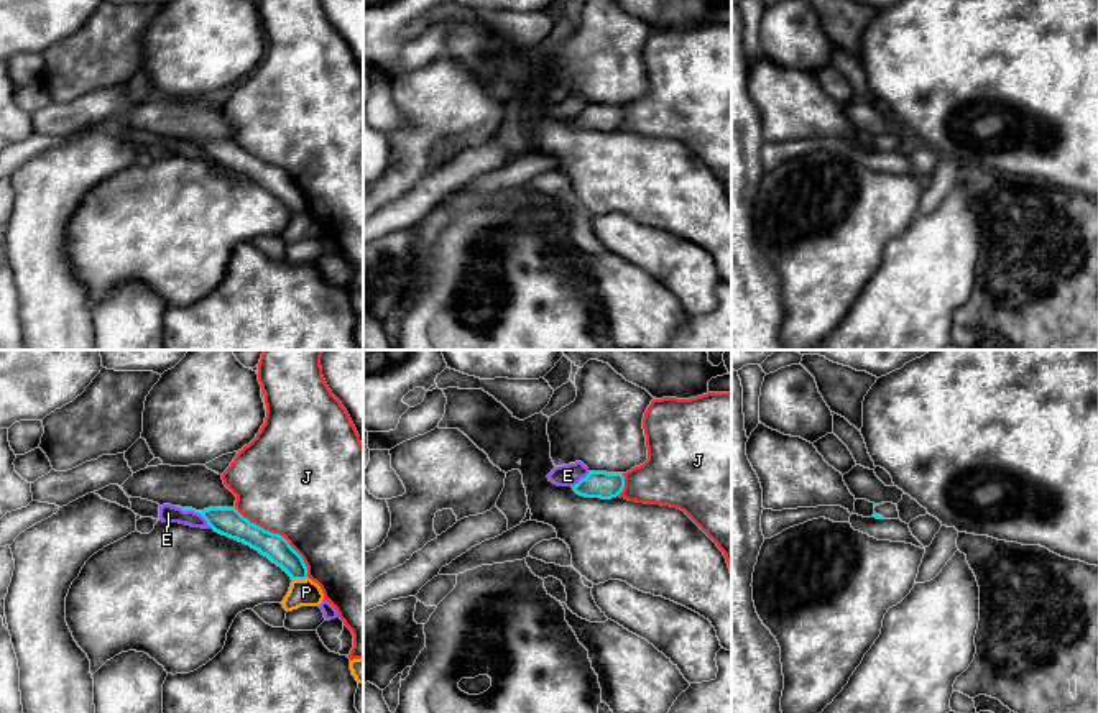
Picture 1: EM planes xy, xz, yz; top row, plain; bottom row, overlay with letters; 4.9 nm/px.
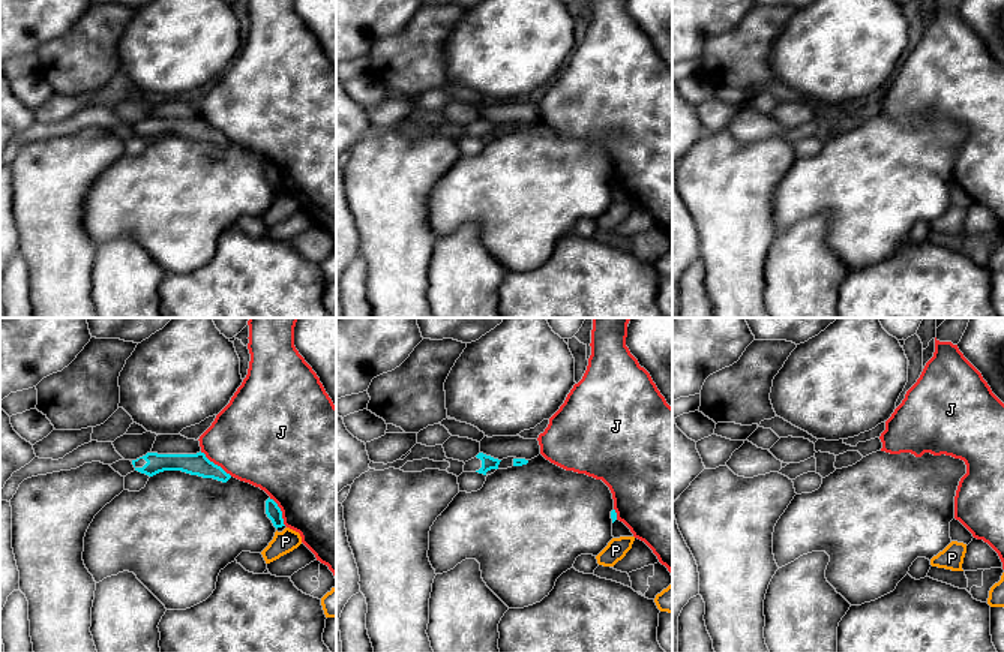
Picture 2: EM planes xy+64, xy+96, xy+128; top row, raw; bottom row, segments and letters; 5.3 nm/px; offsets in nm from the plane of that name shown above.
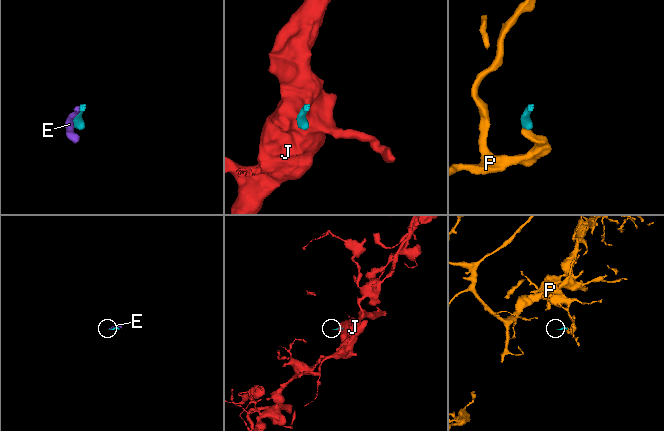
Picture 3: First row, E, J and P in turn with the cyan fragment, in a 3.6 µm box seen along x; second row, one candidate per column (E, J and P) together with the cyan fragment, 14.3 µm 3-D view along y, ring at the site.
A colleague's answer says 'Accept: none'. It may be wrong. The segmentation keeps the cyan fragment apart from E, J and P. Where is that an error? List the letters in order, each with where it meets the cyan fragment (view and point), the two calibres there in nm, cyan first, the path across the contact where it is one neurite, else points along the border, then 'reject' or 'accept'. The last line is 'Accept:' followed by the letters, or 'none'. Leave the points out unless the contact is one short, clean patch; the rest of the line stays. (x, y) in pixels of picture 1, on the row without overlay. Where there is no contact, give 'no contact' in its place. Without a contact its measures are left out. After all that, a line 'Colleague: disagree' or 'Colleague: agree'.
E: xy (194, 143) | 140/90 nm | reject
J: xy (278, 166) | 140/500 nm | reject
P: xy (299, 211) | 130/130 nm | along xy (306, 209), (293, 212) | reject
Accept: none
Colleague: agree

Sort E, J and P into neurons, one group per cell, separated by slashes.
E / J / P

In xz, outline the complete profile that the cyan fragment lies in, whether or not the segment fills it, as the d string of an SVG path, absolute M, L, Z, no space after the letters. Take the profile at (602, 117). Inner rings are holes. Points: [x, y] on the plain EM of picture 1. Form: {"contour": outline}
{"contour": "M588 104L588 107L572 120L585 130L611 131L623 123L625 108L623 105Z"}

